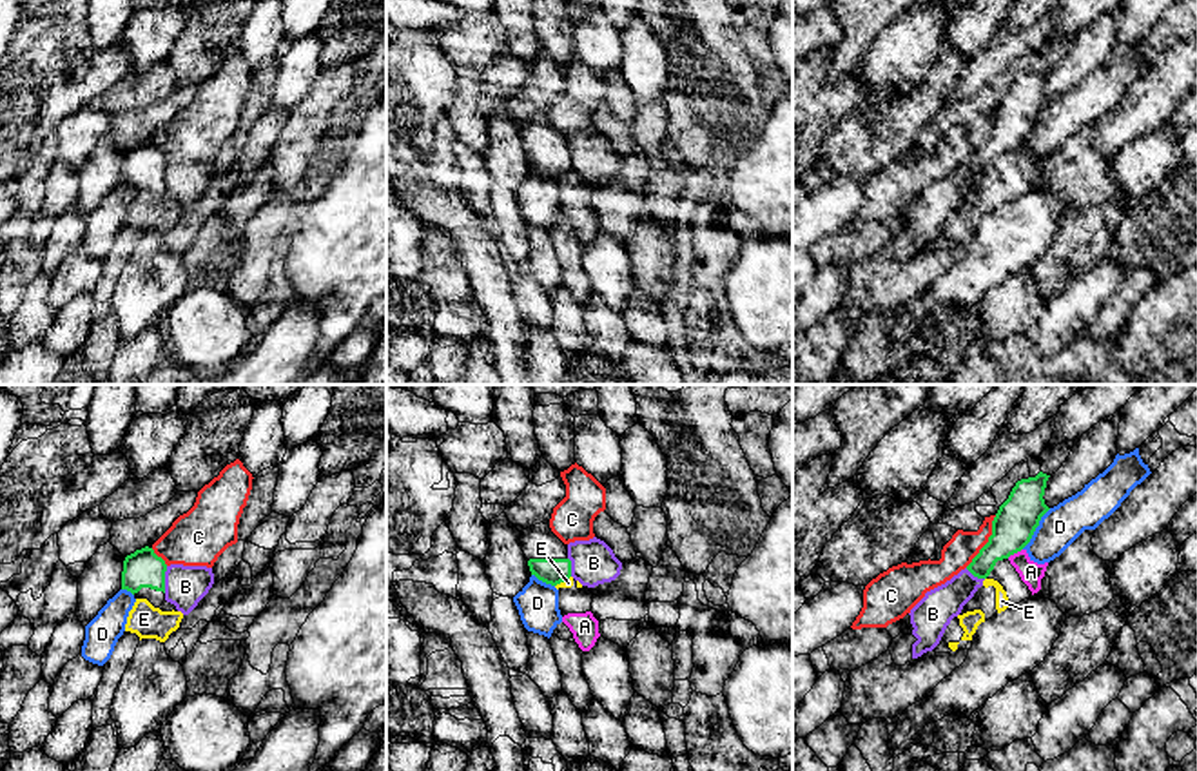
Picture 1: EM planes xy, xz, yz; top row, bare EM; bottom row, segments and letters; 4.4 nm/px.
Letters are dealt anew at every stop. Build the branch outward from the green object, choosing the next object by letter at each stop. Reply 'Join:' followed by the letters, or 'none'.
Join: none

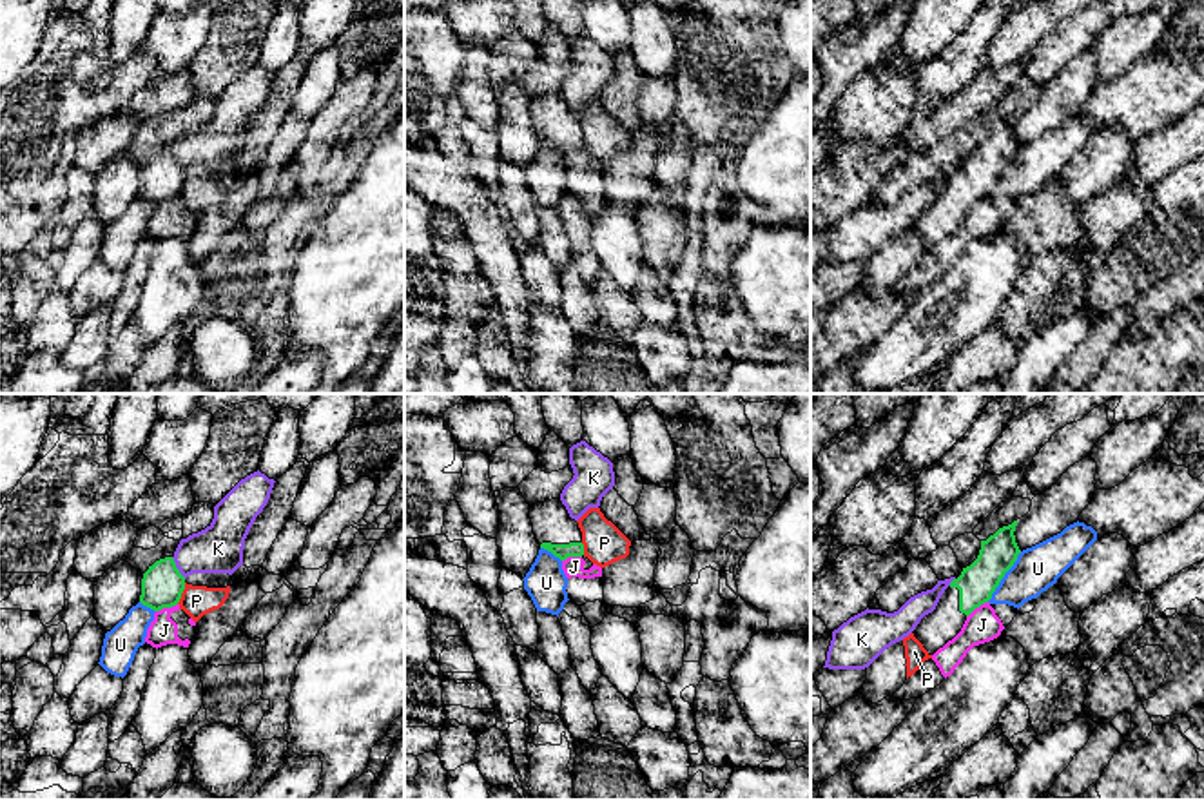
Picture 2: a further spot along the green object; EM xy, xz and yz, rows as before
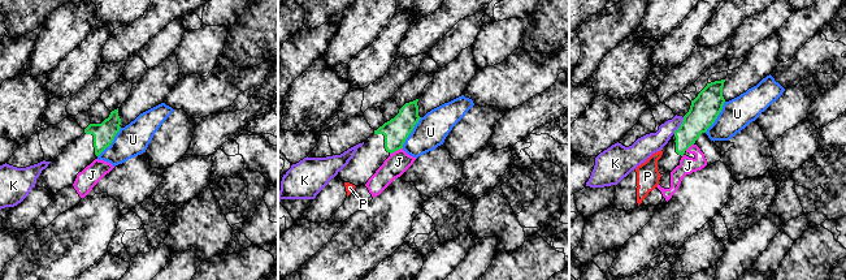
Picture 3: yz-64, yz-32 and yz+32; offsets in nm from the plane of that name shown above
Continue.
Join: none

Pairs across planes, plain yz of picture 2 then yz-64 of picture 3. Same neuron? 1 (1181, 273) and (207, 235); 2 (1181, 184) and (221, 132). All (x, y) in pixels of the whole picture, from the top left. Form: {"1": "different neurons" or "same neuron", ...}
{"1": "same neuron", "2": "different neurons"}

